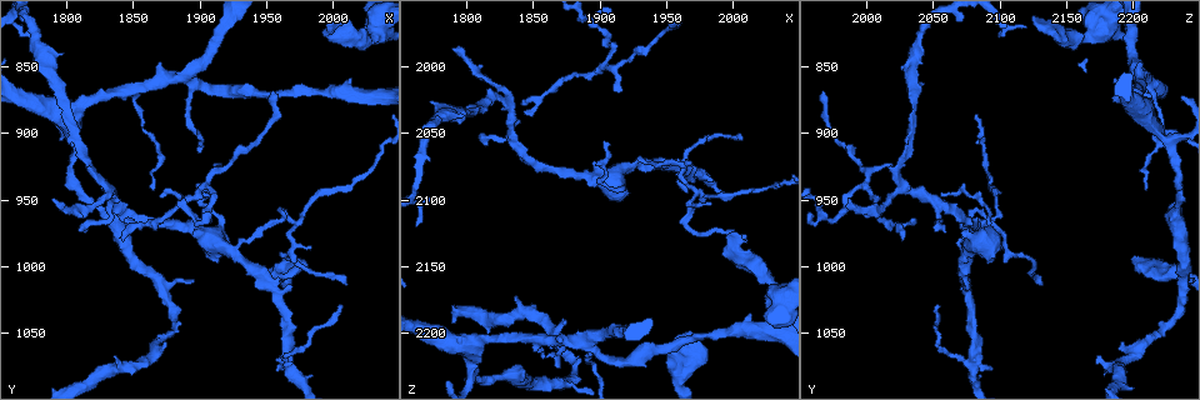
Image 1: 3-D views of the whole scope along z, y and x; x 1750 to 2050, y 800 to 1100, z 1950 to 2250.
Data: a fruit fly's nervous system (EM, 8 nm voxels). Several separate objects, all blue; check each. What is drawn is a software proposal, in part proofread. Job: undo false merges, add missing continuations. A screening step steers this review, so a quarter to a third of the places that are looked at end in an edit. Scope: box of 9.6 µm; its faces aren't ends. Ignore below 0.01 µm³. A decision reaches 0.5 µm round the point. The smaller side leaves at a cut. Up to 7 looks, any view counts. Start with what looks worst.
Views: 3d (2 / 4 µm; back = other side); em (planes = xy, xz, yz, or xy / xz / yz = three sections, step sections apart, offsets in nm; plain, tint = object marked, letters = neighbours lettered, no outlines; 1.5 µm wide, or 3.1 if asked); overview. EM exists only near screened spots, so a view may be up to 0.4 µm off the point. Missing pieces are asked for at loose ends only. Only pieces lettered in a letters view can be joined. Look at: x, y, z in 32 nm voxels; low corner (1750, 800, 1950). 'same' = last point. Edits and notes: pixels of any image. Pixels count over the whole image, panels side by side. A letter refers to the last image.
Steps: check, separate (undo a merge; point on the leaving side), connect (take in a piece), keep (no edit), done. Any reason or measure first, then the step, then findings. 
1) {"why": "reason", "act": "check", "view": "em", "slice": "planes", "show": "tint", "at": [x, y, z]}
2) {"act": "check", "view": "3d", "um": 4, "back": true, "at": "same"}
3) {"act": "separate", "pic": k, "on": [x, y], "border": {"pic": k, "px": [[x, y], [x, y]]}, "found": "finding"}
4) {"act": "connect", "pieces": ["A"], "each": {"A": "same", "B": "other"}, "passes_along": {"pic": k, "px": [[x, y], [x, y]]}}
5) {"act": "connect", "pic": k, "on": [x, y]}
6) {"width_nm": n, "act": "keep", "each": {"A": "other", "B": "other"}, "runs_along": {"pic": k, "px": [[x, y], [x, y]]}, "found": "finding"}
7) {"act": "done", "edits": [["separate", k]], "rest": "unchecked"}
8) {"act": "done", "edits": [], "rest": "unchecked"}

{"why": "an open end", "act": "check", "view": "3d", "um": 2, "back": true, "at": [1792, 948, 1986]}

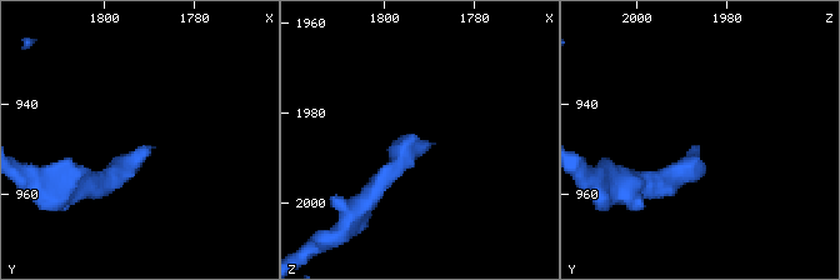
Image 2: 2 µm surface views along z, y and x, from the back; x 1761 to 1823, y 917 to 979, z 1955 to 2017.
{"why": "now the EM", "act": "check", "view": "em", "slice": "planes", "show": "plain", "at": [1790, 949, 1987]}

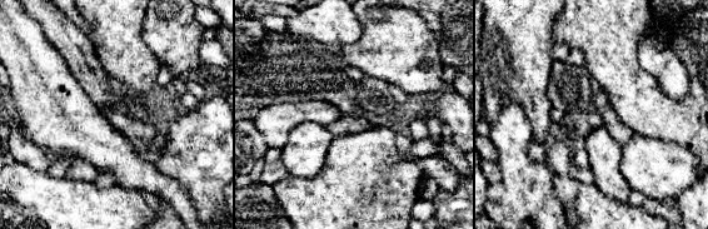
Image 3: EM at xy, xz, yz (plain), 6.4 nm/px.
{"act": "check", "view": "em", "slice": "planes", "show": "letters", "at": "same"}

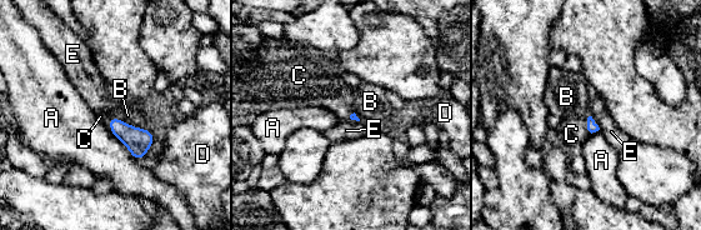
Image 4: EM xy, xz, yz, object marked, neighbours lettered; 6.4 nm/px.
{"act": "connect", "pieces": ["C"], "each": {"A": "other", "B": "other", "C": "same", "D": "other", "E": "other"}, "passes_along": {"pic": 4, "px": [[592, 126], [587, 125], [571, 134]]}, "found": "it goes on there"}

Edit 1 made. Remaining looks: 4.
{"why": "redraw", "act": "check", "view": "overview"}

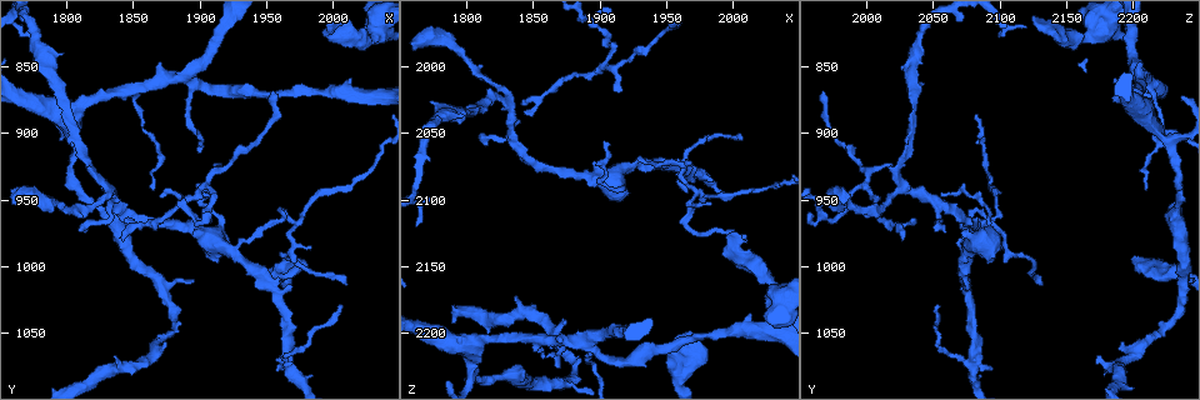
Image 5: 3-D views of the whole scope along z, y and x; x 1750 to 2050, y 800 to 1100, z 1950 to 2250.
{"why": "a fork", "act": "check", "view": "em", "slice": "planes", "show": "tint", "at": [1834, 954, 2058]}

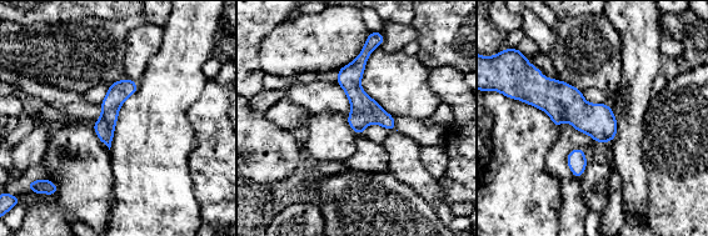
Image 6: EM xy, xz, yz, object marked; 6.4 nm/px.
{"why": "what lies round it", "act": "check", "view": "em", "slice": "planes", "show": "letters", "at": "same"}

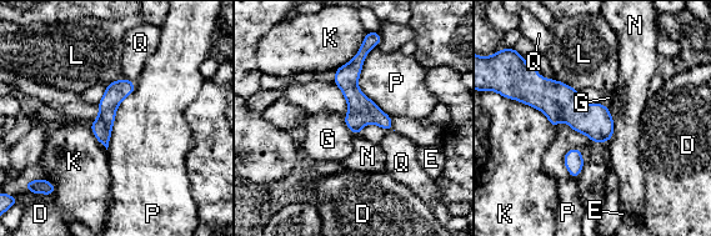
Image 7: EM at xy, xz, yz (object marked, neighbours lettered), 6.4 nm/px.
{"longest_contact_nm": ["P", 480], "act": "keep", "each": {"D": "other", "E": "other", "G": "other", "K": "other", "L": "other", "N": "other", "P": "other", "Q": "other"}, "border": {"pic": 7, "px": [[343, 118], [344, 122], [356, 135]]}, "found": "all the same neuron"}

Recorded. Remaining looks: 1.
{"why": "sudden change in width", "act": "check", "view": "em", "slice": "planes", "show": "letters", "at": [1996, 820, 2136]}

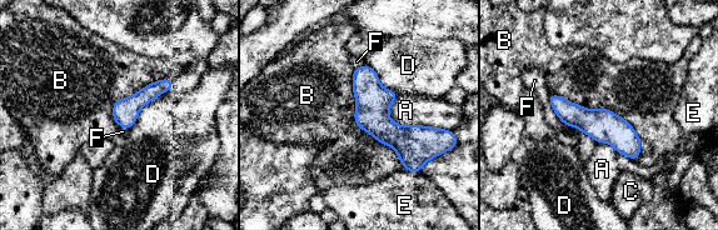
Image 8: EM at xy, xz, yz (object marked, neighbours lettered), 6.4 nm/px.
{"act": "keep", "each": {"A": "other", "B": "other", "C": "other", "D": "other", "E": "other", "F": "other"}, "runs_along": {"pic": 8, "px": [[552, 98], [633, 155]]}, "found": "continuous, no second neuron"}

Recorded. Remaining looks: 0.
{"act": "done", "edits": [["connect", 4]], "rest": "unchecked"}

